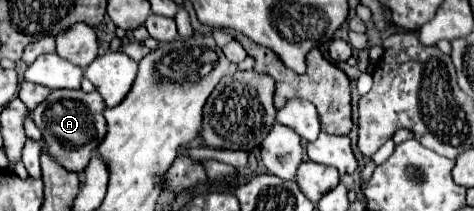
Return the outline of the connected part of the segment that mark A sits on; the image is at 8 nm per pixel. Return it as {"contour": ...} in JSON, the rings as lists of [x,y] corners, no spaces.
{"contour":[[[52,90],[50,96],[32,110],[32,120],[42,132],[46,152],[66,170],[82,172],[94,154],[94,146],[106,136],[106,120],[102,118],[104,108],[104,100],[98,92]]]}

